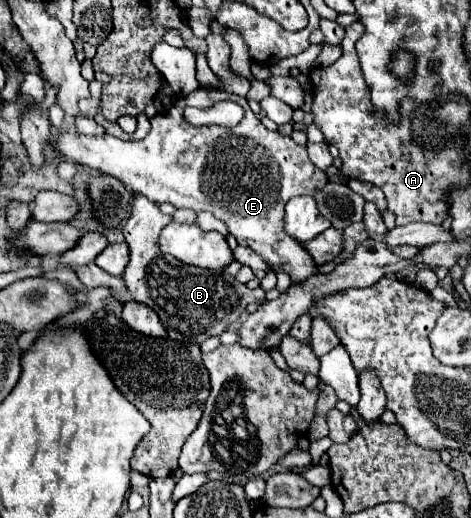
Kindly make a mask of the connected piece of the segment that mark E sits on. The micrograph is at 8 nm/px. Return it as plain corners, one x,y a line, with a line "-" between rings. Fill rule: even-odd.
201,88
189,96
177,98
175,104
167,112
157,112
155,118
151,120
151,130
143,140
123,142
109,134
85,136
79,132
61,130
57,134
57,138
53,140
53,148
73,162
79,162
83,166
99,170
105,176
117,178
119,182
123,182
123,186
127,186
127,190
131,190
133,194
143,194
147,200
151,200
155,204
167,202
167,204
173,204
175,208
191,208
195,212
201,212
201,210
211,212
215,218
219,218
227,224
229,232
237,238
237,242
241,246
251,246
251,250
255,250
267,262
267,266
271,270
281,268
283,272
287,272
293,284
301,284
309,276
315,276
315,274
331,272
335,263
340,263
341,260
350,257
357,246
369,238
363,221
354,222
343,230
343,252
337,258
337,262
335,260
325,266
315,266
315,262
311,262
311,254
307,254
303,250
303,246
299,242
295,242
295,238
291,238
285,232
285,228
283,228
283,218
285,218
283,212
285,210
283,208
295,196
313,194
315,190
321,190
327,184
325,172
309,162
305,146
295,144
291,140
291,136
285,136
277,130
267,130
261,124
261,120
251,112
245,98
241,98
241,96
227,96
227,98
231,102
237,102
245,110
243,120
237,126
233,126
231,130
223,128
223,126
191,126
185,120
183,110
187,106
199,106
199,108
211,106
211,90

